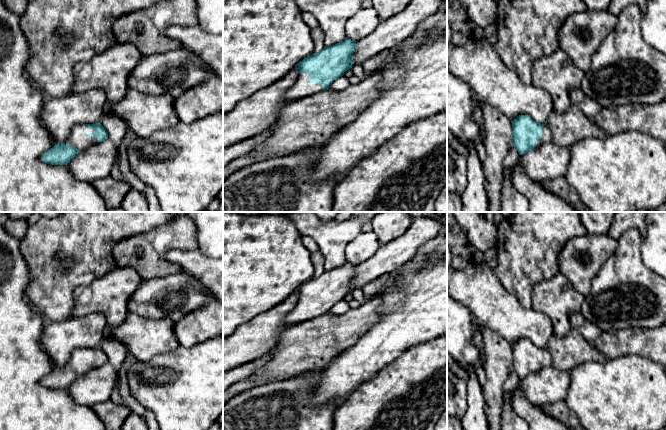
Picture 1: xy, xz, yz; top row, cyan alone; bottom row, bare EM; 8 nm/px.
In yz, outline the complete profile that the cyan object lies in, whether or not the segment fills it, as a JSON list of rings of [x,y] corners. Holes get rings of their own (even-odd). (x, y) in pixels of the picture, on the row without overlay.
[[[519,339],[512,346],[512,366],[519,379],[552,366],[552,356],[547,348],[534,345],[528,339]]]

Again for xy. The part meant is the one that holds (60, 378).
[[[78,348],[74,350],[63,367],[56,367],[41,381],[45,387],[67,389],[80,375],[108,362],[108,356],[100,348]]]

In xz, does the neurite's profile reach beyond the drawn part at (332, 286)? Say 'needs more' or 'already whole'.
needs more

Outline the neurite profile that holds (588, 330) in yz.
[[[572,312],[569,315],[571,327],[575,328],[591,344],[602,333],[601,329],[594,323],[587,321],[581,313]]]

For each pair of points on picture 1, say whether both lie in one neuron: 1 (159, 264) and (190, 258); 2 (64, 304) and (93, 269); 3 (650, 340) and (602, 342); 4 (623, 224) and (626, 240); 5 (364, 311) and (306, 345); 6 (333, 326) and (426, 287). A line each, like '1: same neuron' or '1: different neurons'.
1: different neurons
2: same neuron
3: same neuron
4: different neurons
5: same neuron
6: different neurons

